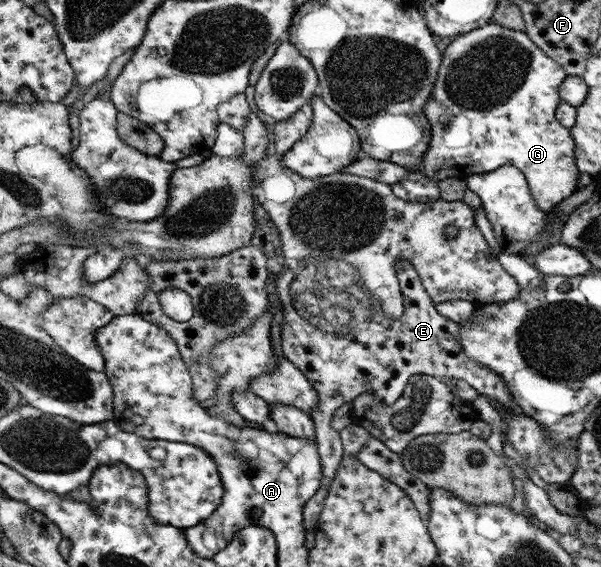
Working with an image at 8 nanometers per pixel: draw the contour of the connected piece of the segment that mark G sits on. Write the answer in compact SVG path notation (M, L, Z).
M488 23L481 28L475 29L458 36L444 49L442 65L438 73L435 88L430 95L430 99L424 105L425 113L429 118L429 127L431 127L431 141L428 152L425 153L425 159L421 161L419 171L428 179L440 181L446 177L460 177L466 179L471 174L481 174L493 172L502 166L517 167L527 179L532 197L535 204L542 210L549 213L553 207L560 203L566 197L570 197L577 189L577 180L581 176L576 162L576 142L572 139L572 130L563 126L556 117L556 108L561 104L560 85L568 74L560 62L554 61L552 57L546 55L541 47L538 47L532 38L525 31L506 29L505 26L496 23Z

